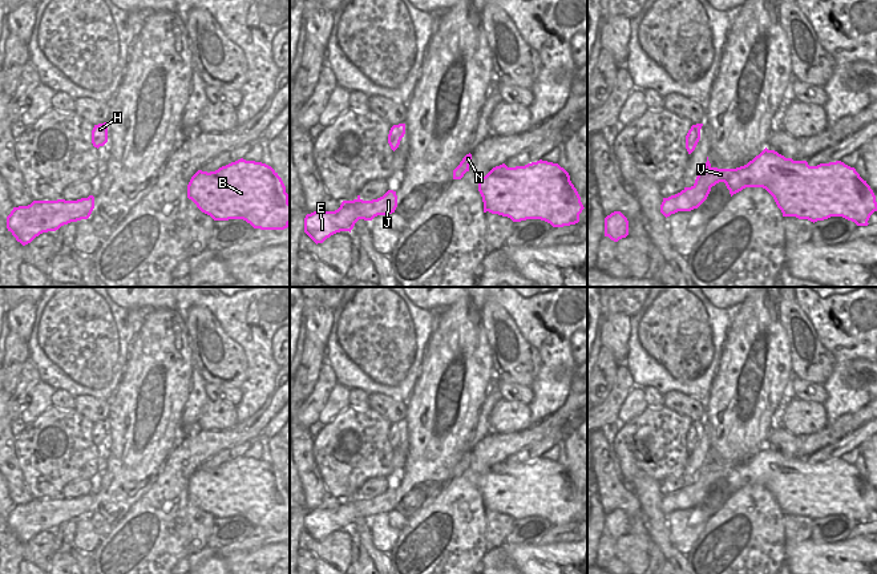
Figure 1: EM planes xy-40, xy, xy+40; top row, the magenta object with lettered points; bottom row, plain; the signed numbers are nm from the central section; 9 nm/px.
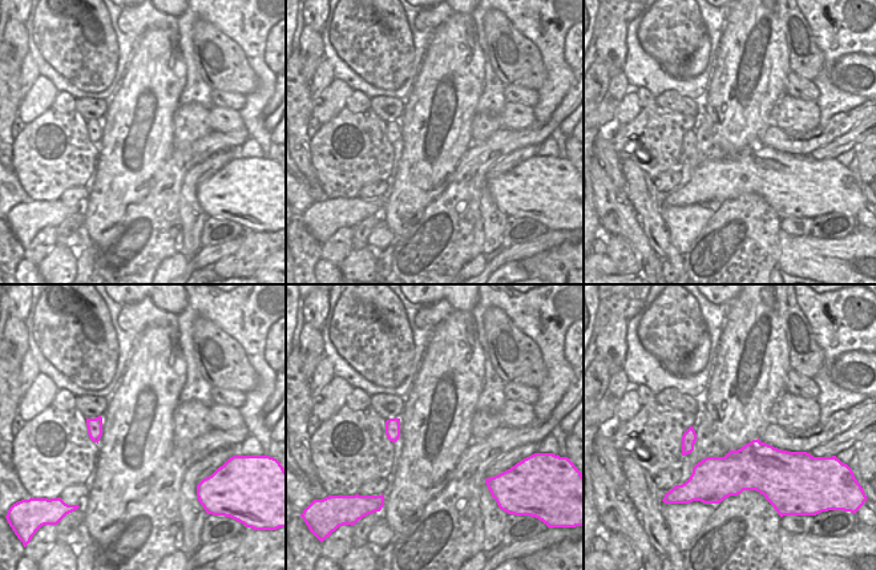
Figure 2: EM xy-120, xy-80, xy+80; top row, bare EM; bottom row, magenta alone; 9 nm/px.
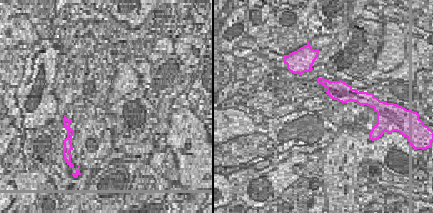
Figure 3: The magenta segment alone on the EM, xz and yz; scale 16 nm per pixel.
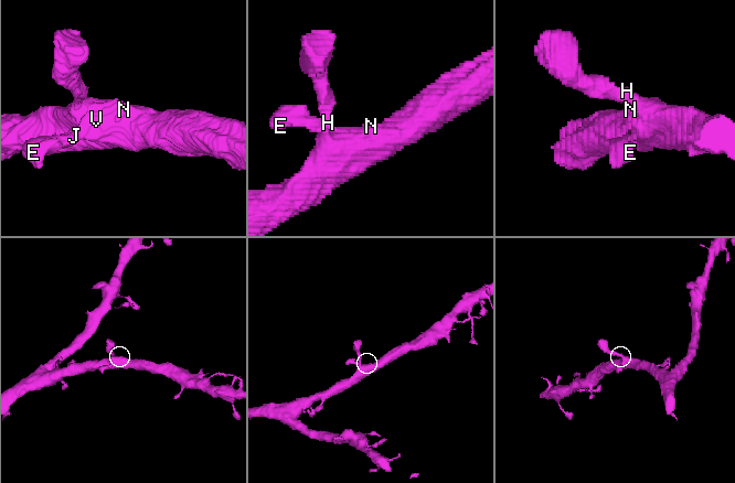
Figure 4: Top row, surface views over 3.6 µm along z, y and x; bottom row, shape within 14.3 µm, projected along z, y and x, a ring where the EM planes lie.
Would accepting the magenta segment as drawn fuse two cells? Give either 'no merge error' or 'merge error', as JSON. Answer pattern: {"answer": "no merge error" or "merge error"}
{"answer": "no merge error"}

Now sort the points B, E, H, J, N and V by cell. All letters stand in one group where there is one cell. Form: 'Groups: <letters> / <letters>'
Groups: B E H J N V.

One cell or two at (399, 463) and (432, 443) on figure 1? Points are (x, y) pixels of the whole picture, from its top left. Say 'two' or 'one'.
two

